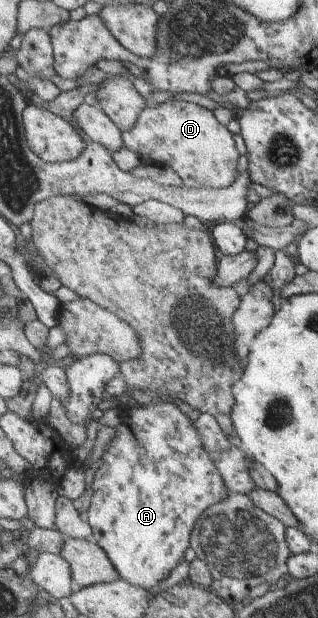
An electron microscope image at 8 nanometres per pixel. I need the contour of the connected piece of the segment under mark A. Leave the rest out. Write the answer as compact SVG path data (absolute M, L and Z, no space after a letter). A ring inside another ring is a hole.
M156 398L153 404L141 405L139 403L133 406L133 408L125 408L122 406L120 409L121 423L114 428L115 436L113 436L109 444L106 444L104 454L91 474L93 480L91 484L93 494L91 496L89 509L87 510L88 522L92 528L93 539L108 553L109 558L111 558L113 562L113 566L115 566L117 572L121 574L121 579L127 580L127 582L133 584L133 586L141 586L143 588L156 590L159 582L165 580L165 578L171 574L171 570L177 568L179 563L183 561L185 550L191 546L193 530L197 528L197 522L201 520L201 516L205 514L208 508L223 502L223 500L227 500L227 497L231 494L229 493L229 488L225 486L225 480L221 478L221 472L219 472L217 464L209 458L207 450L203 447L199 432L197 432L197 428L193 426L195 420L191 421L186 413L181 412L181 410L177 408L174 402L166 401L163 398Z

